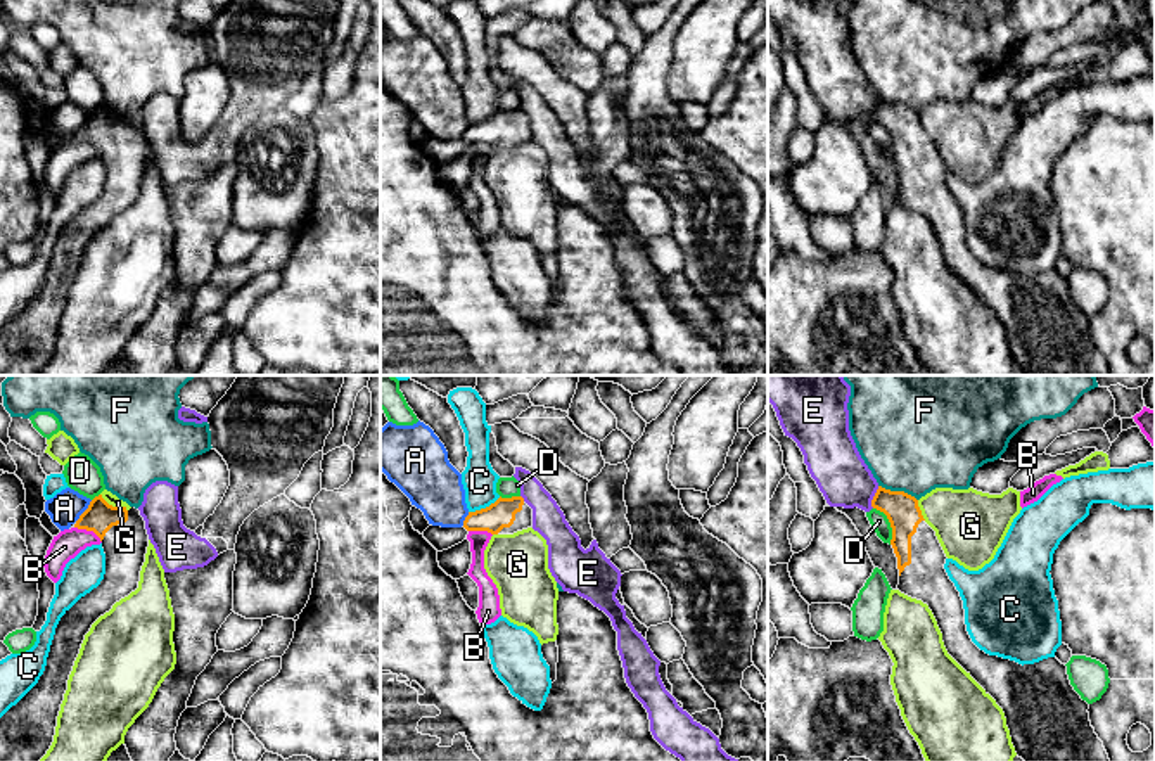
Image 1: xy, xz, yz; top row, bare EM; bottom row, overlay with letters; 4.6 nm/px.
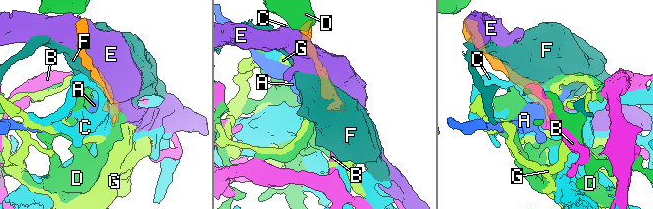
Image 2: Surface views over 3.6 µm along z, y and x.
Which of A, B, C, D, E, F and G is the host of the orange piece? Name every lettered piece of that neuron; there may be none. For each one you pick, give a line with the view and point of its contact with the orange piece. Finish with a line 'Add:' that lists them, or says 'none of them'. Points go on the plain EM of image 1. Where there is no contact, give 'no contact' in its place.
Add: none of them

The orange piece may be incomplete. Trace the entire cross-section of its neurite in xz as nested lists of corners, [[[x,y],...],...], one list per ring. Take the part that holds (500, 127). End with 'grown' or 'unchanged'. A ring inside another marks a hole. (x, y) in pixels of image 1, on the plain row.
[[[500,109],[489,119],[469,125],[463,140],[467,144],[488,144],[491,147],[514,147],[533,140],[533,121],[522,109]]]; grown

